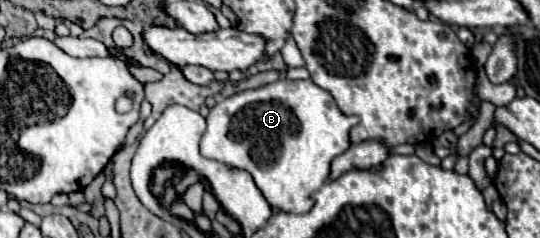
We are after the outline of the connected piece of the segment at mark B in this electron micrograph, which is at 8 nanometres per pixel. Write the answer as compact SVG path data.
M280 78L272 84L254 90L242 90L216 102L216 106L210 108L206 124L208 128L200 144L204 158L250 172L264 198L276 212L304 214L314 206L314 192L318 192L318 188L330 176L332 160L350 148L350 128L358 124L358 116L340 112L332 94L316 86L312 80Z

